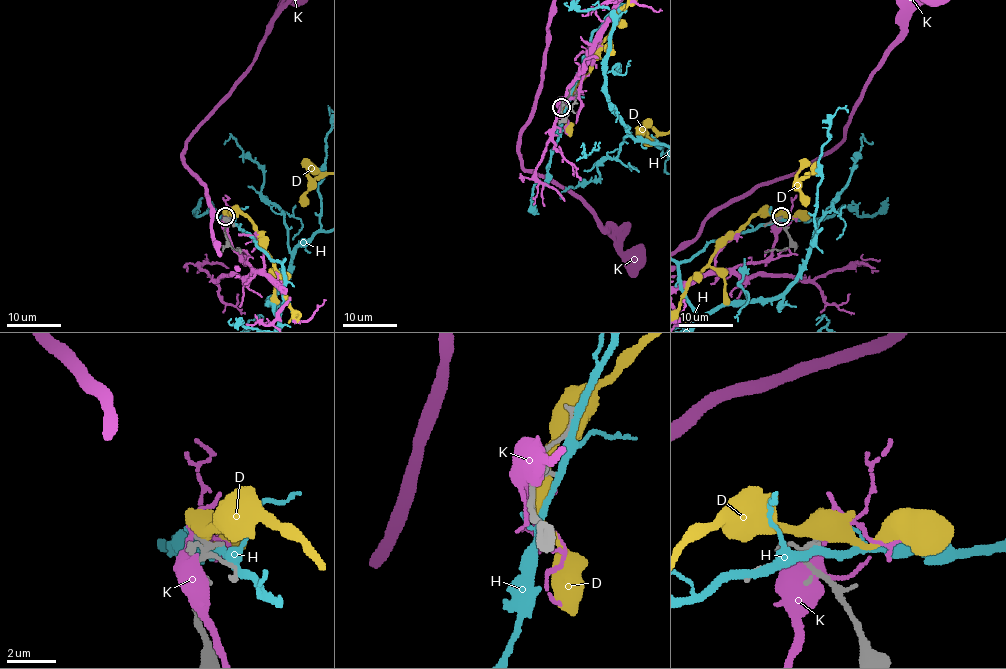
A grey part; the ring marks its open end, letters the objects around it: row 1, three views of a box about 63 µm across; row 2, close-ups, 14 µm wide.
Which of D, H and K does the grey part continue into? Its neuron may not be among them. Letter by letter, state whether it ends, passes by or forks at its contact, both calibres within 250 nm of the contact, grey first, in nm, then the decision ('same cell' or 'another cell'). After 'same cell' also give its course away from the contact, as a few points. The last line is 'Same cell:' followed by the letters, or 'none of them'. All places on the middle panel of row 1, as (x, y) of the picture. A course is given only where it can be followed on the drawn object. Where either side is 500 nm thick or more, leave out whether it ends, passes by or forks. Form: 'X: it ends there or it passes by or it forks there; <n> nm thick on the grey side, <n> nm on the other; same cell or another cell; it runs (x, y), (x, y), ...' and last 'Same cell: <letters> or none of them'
D: 170 nm thick on the grey side, 600 nm on the other; another cell
H: it passes by; 160 nm thick on the grey side, 280 nm on the other; another cell
K: it forks there; 150 nm thick on the grey side, 240 nm on the other; another cell
Same cell: none of them

